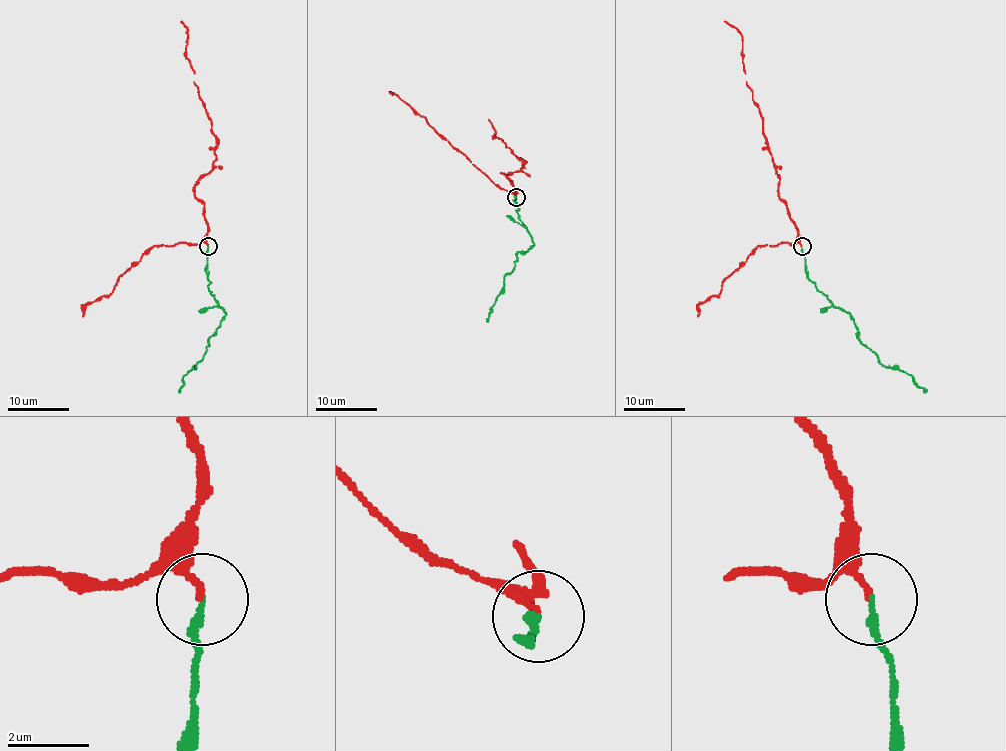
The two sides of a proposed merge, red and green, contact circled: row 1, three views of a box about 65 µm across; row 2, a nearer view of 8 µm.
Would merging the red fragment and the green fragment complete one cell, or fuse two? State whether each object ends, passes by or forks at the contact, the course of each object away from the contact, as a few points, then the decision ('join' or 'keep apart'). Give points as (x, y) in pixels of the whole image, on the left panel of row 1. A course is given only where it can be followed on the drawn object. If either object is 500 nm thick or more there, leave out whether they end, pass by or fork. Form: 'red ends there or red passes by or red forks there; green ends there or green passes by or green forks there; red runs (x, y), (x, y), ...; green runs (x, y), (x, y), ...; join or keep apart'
red ends there; green ends there; red runs (208, 247), (205, 208), (194, 185), (212, 168), (215, 135), (194, 84), (186, 56), (188, 29), (180, 21); green runs (208, 247), (208, 288), (225, 316), (209, 339), (206, 353), (183, 378), (178, 393); join

